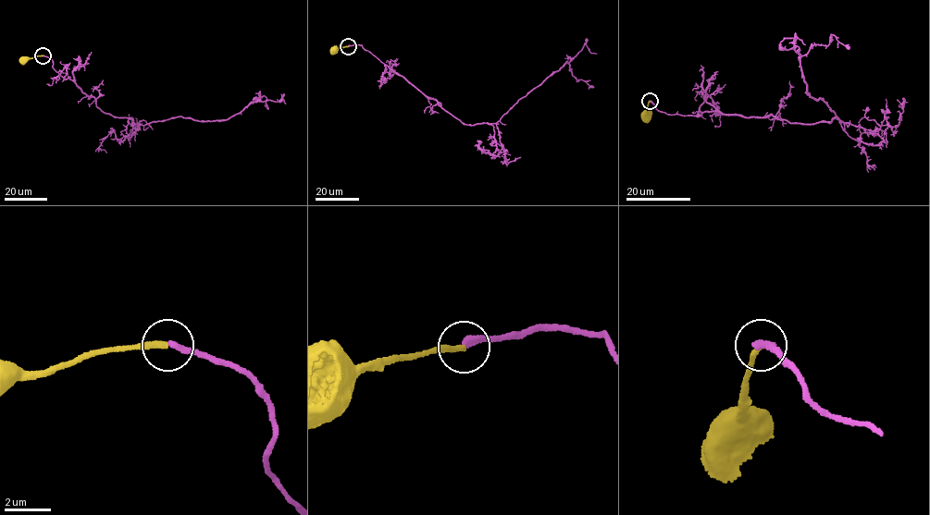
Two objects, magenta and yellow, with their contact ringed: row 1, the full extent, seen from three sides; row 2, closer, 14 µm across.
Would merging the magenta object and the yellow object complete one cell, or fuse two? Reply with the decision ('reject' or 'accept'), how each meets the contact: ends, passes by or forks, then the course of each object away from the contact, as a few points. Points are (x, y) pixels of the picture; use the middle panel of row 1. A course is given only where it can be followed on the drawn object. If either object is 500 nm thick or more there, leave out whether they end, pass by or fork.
reject; magenta ends there; yellow ends there; magenta runs (348, 46), (359, 44), (472, 125), (496, 123), (569, 62), (585, 40), (588, 51), (597, 54); yellow runs (348, 46), (333, 50)

